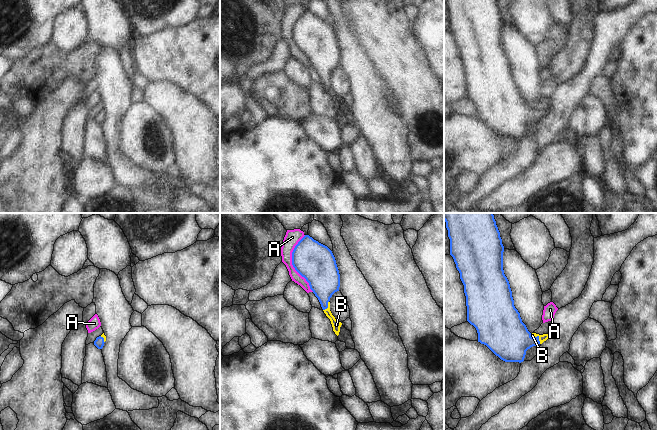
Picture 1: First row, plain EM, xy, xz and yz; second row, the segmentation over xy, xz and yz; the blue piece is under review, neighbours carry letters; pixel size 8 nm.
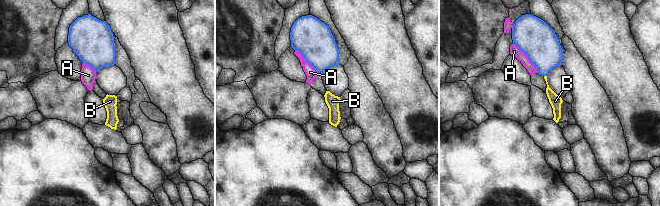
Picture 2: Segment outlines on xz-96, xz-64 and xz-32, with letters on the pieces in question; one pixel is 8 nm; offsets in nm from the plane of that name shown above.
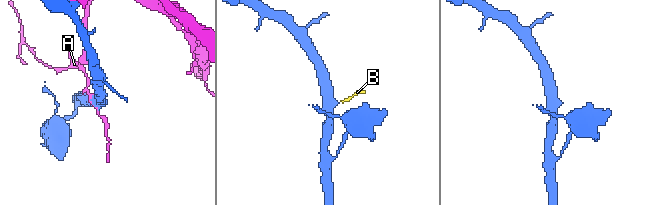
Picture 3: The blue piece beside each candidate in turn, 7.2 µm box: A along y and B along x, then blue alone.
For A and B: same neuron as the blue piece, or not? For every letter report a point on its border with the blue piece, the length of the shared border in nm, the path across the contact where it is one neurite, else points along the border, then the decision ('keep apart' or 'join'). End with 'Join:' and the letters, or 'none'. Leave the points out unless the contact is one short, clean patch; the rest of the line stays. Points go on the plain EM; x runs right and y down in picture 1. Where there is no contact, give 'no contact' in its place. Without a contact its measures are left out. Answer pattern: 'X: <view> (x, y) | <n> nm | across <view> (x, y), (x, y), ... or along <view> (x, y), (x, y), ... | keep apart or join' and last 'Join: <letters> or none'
A: xz (292, 39) | 460 nm | keep apart
B: yz (537, 112) | 120 nm | across yz (506, 111), (513, 113), (537, 112), (544, 113) | join
Join: B

